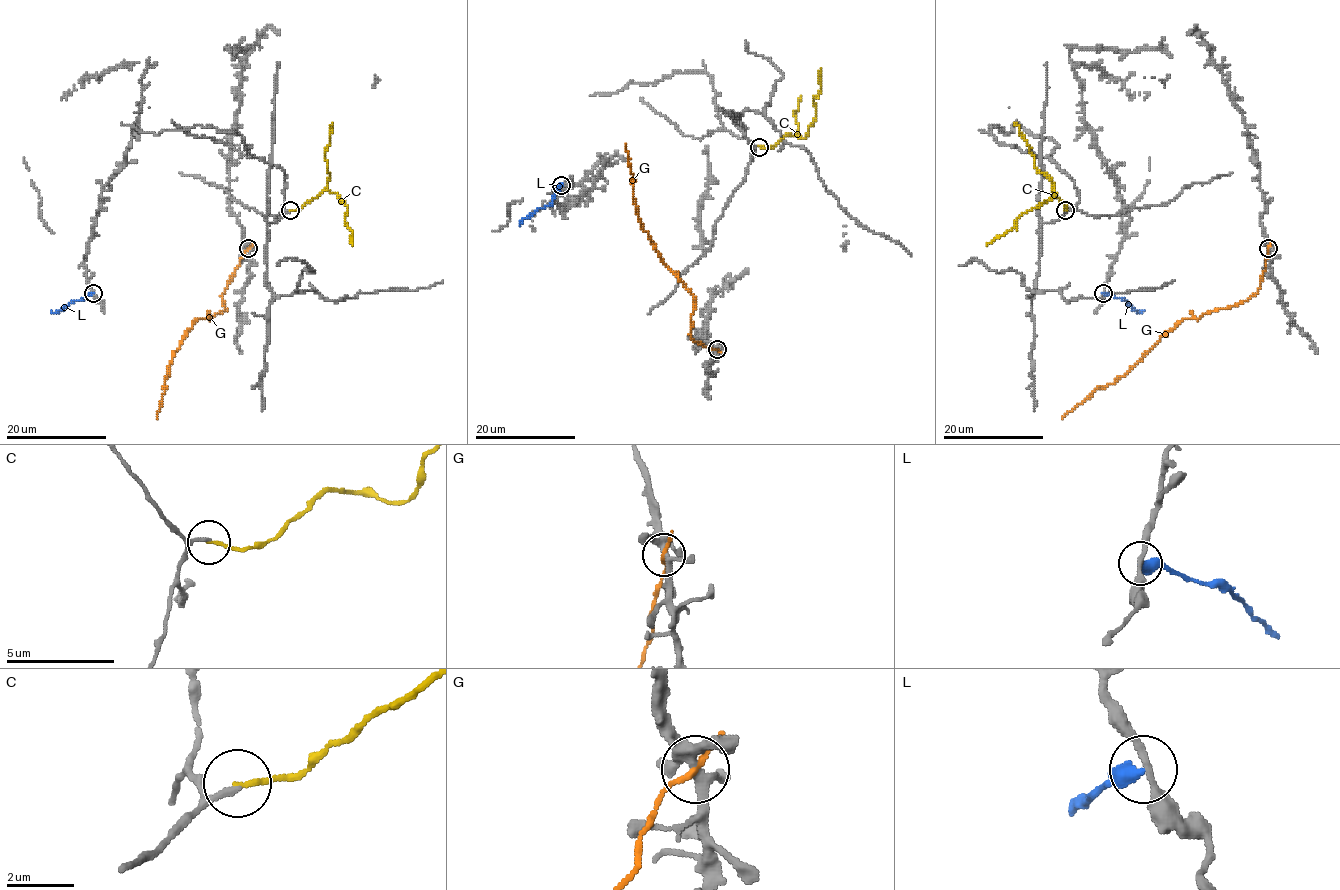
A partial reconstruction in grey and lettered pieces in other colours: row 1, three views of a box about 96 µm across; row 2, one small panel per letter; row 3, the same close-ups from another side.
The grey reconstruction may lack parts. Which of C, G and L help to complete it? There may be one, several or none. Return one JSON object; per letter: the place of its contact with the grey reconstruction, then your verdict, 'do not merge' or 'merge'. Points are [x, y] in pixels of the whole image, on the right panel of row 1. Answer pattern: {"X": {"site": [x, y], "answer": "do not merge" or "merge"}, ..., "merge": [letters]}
{"C": {"site": [1065, 210], "answer": "merge"}, "G": {"site": [1268, 248], "answer": "do not merge"}, "L": {"site": [1103, 293], "answer": "do not merge"}, "merge": ["C"]}

